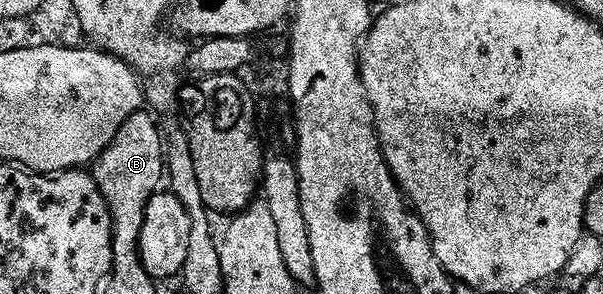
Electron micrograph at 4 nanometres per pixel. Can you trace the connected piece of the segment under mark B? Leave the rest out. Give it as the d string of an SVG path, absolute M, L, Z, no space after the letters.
M130 119L126 121L121 132L117 134L115 140L105 152L97 158L93 174L96 179L97 186L103 199L107 203L109 213L113 217L113 261L121 261L121 269L133 269L133 265L141 262L141 232L143 231L143 223L145 222L145 211L149 208L154 200L157 188L161 185L161 179L166 176L166 150L157 142L157 133L153 129L148 129L141 122L141 119Z

